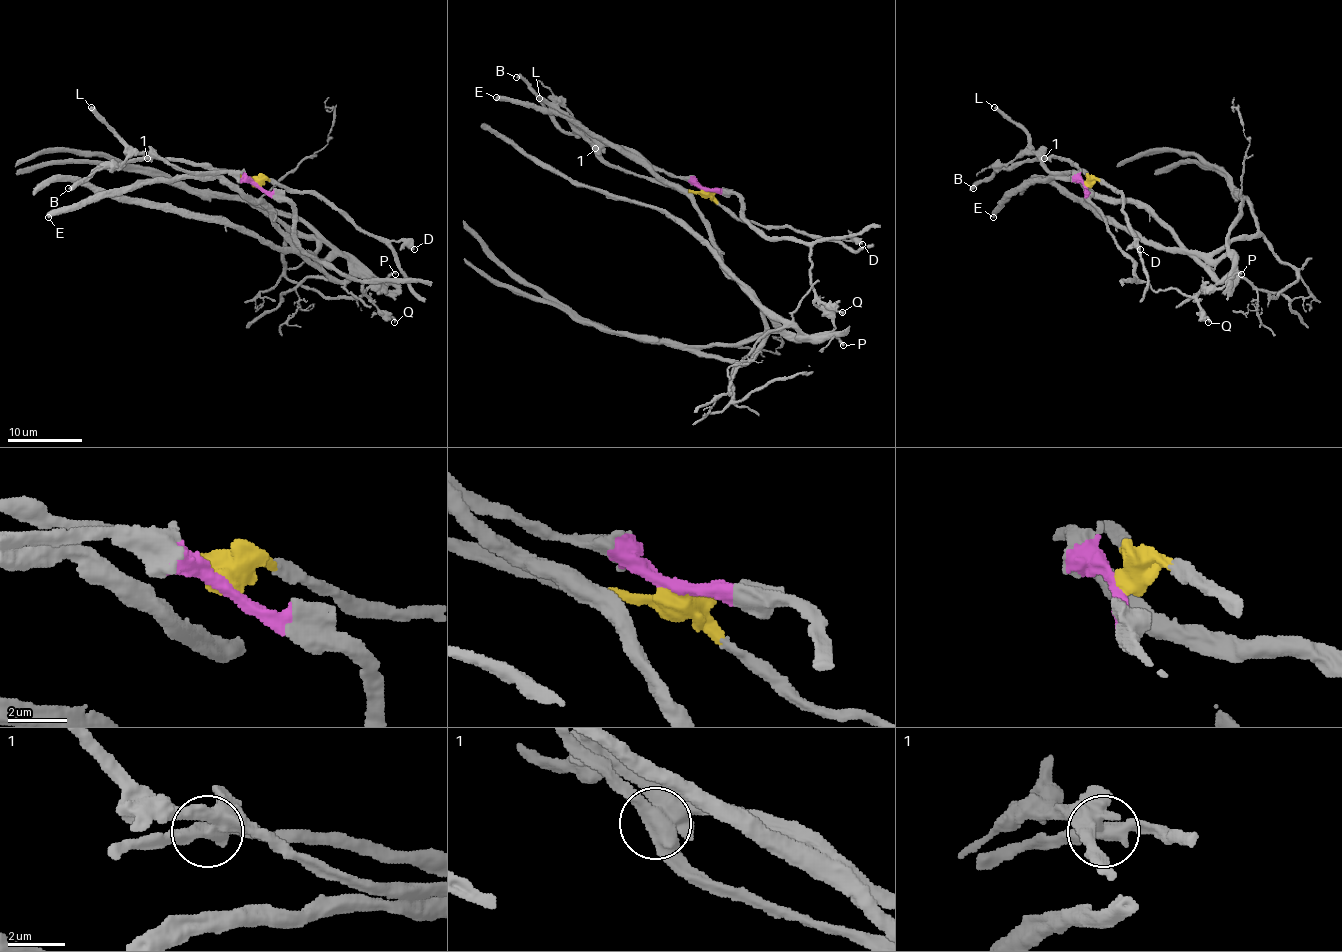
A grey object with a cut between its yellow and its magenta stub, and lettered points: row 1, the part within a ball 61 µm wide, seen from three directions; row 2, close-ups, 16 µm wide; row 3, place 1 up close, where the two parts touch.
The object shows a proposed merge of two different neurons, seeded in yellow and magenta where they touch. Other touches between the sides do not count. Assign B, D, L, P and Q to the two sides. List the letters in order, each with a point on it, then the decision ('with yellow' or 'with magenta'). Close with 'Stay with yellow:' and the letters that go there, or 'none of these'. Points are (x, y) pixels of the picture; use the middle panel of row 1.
B: place (516, 77); with yellow
D: place (862, 244); with yellow
L: place (539, 98); with magenta
P: place (843, 345); with magenta
Q: place (842, 312); with magenta
Stay with yellow: B, D

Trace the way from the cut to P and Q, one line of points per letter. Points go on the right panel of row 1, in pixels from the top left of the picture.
P: (1086, 186), (1086, 197), (1114, 242), (1133, 261), (1133, 272), (1155, 291), (1180, 289), (1195, 295), (1242, 274)
Q: (1086, 186), (1086, 197), (1133, 261), (1133, 272), (1155, 291), (1180, 289), (1191, 295), (1208, 323)

